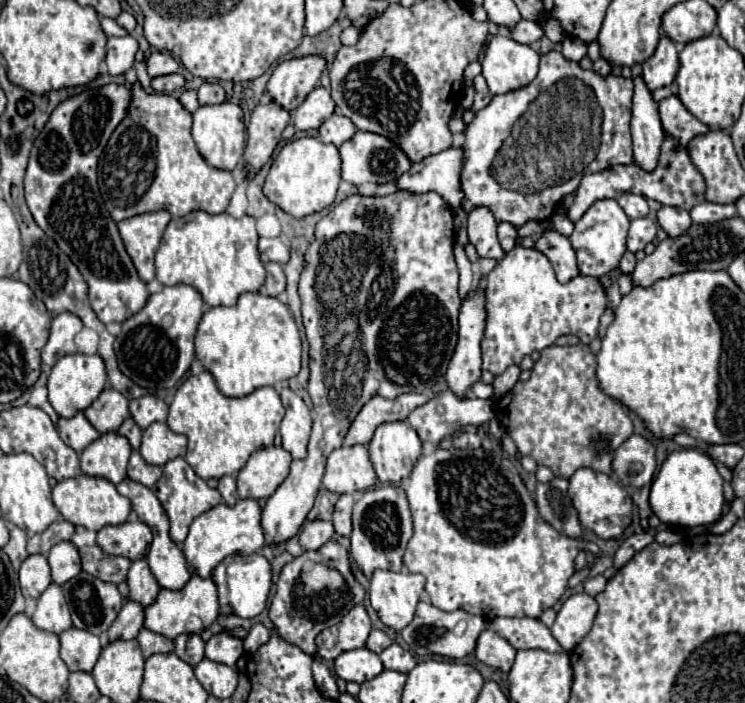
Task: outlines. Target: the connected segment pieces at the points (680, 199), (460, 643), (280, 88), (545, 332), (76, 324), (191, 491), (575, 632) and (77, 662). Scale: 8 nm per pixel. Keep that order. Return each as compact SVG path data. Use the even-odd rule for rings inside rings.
M665 134L665 140L661 144L661 156L659 164L653 172L647 172L641 168L641 196L655 198L663 206L677 206L683 210L691 210L693 206L705 202L705 180L701 172L693 166L687 148L681 148L677 138Z
M421 600L417 604L417 612L415 618L411 620L411 624L407 624L401 630L403 640L409 644L413 654L419 656L431 656L431 654L439 654L439 656L447 656L453 660L459 660L467 654L471 654L475 650L475 642L477 636L487 628L487 620L481 616L471 616L463 610L455 610L455 612L443 612L439 608L435 608L431 602ZM463 622L465 630L457 630L457 624Z
M317 54L283 60L273 70L271 80L267 84L267 92L275 102L285 106L287 110L295 110L317 86L323 68L325 58Z
M513 248L487 276L487 306L489 322L483 350L483 370L501 374L507 366L521 364L523 356L543 350L559 336L573 334L583 344L591 344L599 332L599 318L607 308L605 288L599 278L585 276L585 290L579 290L577 280L561 284L551 268L547 256L535 248Z
M61 312L53 318L51 326L51 336L41 350L41 360L47 366L53 366L61 356L65 354L75 354L77 344L75 344L75 334L83 328L83 322L71 314L71 312Z
M175 458L163 466L163 476L153 486L153 492L157 494L163 508L167 510L167 516L171 522L171 538L175 544L183 544L183 540L187 538L187 528L197 516L201 516L203 512L207 512L213 506L223 502L221 494L215 488L209 488L207 482L203 478L199 478L193 472L193 468L185 462L185 458Z
M585 592L573 594L563 602L551 626L551 634L563 646L565 652L571 652L581 642L581 638L591 630L595 614L597 602L593 596Z
M69 628L59 634L59 640L61 640L61 658L71 672L93 670L101 654L101 642L95 634L89 634L87 630L79 628Z

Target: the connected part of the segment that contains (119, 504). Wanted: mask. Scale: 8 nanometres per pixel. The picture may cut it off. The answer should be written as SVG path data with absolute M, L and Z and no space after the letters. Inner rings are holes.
M87 474L59 480L53 488L53 502L65 520L69 520L75 526L85 526L87 530L93 530L93 532L109 524L117 526L125 522L131 512L131 502L125 496L121 496L109 480L99 476L87 476Z

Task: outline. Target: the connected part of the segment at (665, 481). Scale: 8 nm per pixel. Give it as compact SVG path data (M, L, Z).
M695 448L673 450L659 468L649 494L651 510L669 526L703 526L721 518L723 510L723 478L713 460Z

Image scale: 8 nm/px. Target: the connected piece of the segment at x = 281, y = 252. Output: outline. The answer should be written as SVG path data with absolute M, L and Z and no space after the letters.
M259 238L259 252L263 262L285 264L289 260L289 246L281 238Z

